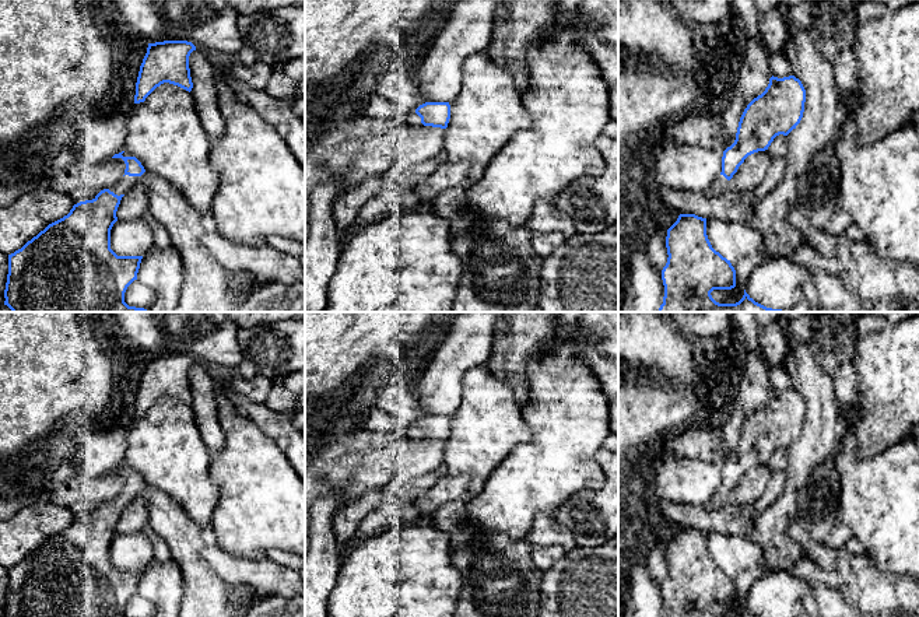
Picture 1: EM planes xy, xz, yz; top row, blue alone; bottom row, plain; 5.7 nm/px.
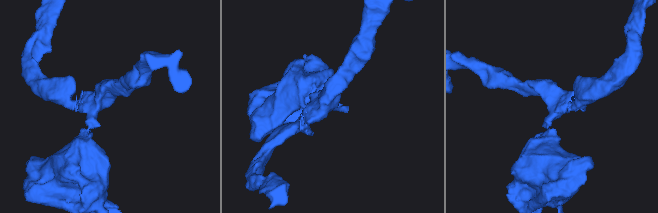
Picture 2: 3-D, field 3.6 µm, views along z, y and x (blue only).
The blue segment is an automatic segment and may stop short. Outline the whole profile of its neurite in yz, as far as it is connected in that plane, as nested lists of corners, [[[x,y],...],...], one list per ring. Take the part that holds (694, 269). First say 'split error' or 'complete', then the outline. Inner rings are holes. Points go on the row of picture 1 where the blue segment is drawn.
complete; [[[680,214],[667,229],[666,248],[669,257],[662,270],[664,297],[657,312],[785,312],[755,302],[746,290],[743,298],[736,304],[719,304],[712,298],[713,290],[736,287],[736,270],[730,260],[712,248],[706,235],[706,218]]]

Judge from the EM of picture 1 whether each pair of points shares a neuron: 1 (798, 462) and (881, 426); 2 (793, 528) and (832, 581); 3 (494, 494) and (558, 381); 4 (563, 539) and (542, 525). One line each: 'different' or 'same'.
1: different
2: different
3: same
4: same

